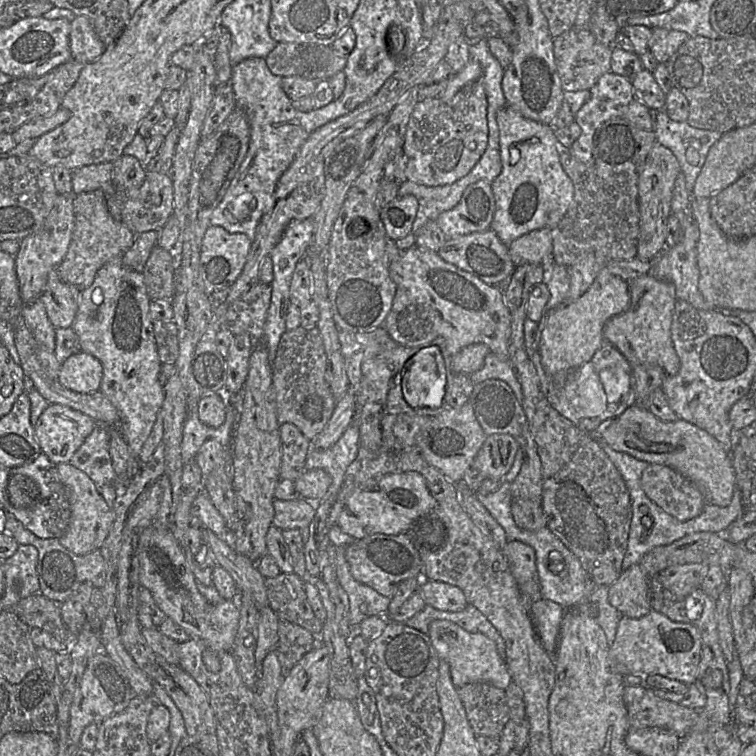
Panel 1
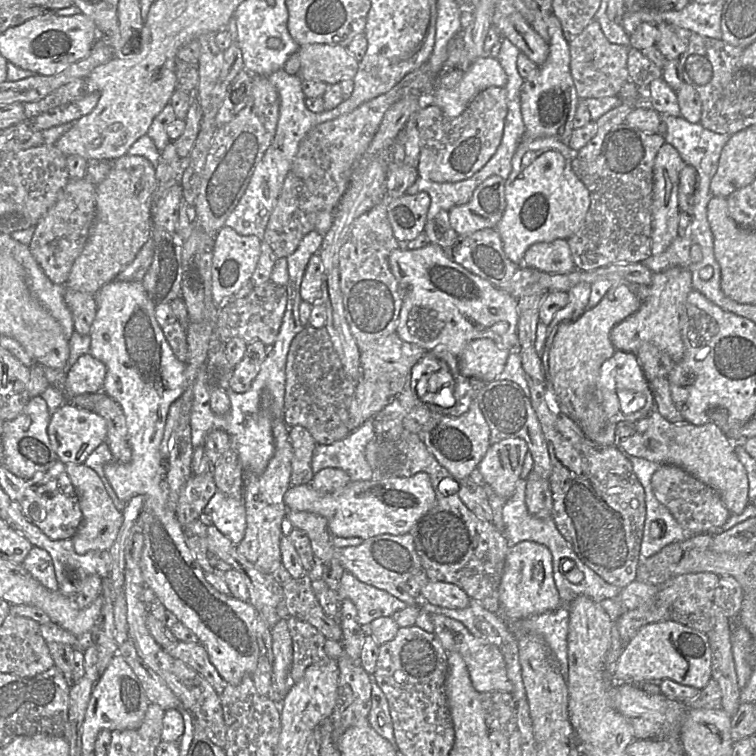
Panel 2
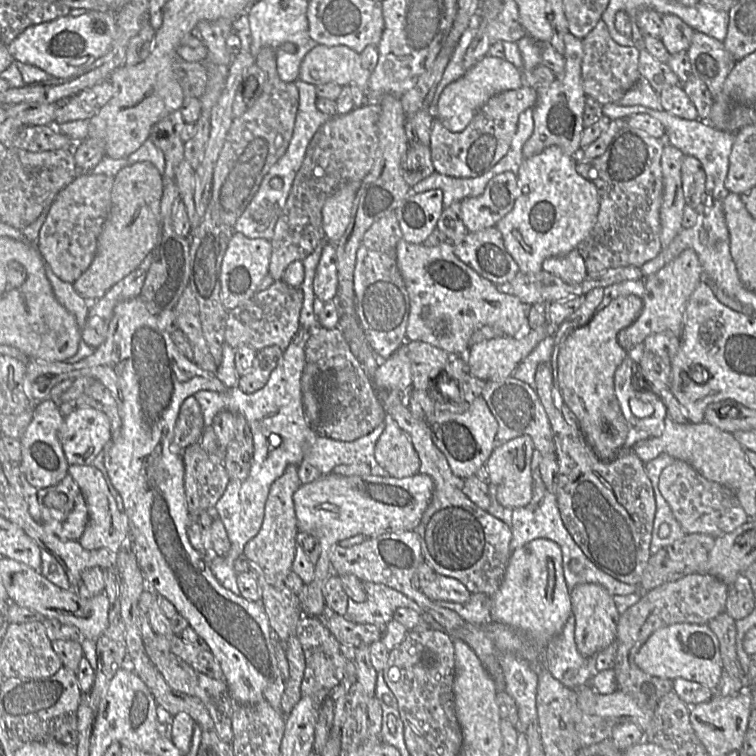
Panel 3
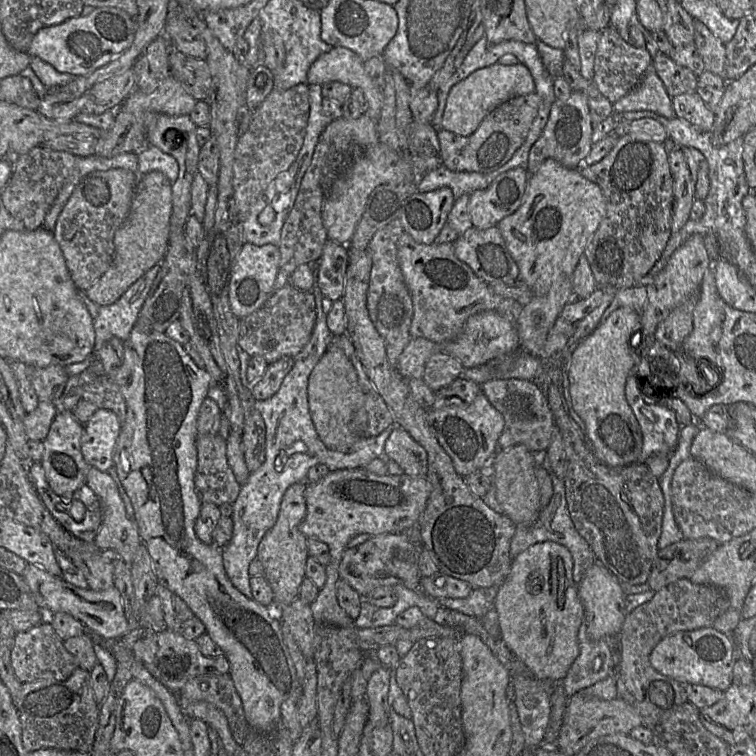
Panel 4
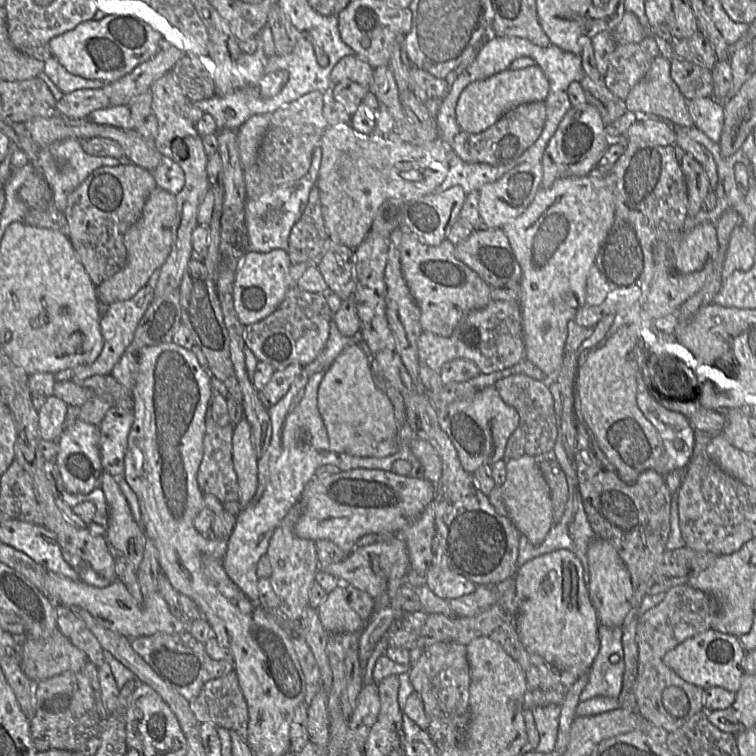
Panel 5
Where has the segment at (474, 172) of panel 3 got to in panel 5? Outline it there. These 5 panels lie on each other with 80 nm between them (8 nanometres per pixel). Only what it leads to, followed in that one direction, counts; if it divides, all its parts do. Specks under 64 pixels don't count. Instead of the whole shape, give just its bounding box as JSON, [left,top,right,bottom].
[449,102,545,165]

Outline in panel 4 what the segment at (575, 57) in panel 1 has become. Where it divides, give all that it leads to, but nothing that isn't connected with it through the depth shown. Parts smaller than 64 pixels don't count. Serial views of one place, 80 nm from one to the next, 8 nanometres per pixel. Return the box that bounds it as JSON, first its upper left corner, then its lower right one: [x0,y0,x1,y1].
[592,27,653,104]

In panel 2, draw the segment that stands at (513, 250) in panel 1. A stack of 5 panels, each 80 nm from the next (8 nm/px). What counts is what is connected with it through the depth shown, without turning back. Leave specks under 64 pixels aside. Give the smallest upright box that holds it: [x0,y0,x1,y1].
[518,239,577,274]

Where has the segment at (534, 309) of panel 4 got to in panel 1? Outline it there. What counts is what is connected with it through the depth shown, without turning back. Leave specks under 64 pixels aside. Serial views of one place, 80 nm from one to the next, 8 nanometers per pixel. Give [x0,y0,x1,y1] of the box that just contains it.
[489,106,574,246]

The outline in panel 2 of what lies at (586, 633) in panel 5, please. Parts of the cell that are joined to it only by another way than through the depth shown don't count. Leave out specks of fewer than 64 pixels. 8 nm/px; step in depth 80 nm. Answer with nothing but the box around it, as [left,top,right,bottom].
[498,541,564,620]

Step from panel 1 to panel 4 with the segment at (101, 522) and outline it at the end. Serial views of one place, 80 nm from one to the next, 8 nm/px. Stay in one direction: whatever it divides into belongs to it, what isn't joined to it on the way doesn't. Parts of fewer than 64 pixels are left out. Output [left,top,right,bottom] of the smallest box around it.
[85,467,142,563]

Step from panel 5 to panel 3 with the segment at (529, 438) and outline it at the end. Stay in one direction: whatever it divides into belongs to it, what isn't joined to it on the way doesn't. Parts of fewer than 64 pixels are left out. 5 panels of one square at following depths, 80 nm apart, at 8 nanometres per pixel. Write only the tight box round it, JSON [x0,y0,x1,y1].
[481,377,554,457]

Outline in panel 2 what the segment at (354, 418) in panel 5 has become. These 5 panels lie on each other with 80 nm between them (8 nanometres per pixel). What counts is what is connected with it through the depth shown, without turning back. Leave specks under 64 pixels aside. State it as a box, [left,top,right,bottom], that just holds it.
[283,229,361,444]

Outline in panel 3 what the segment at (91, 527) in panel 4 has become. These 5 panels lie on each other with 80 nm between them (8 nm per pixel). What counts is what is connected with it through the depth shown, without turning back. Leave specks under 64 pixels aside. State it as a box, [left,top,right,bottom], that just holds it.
[4,464,88,541]

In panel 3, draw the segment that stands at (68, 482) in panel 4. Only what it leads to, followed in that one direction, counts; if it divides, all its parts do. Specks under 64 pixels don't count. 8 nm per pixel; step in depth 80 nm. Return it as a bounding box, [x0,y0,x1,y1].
[19,400,73,488]

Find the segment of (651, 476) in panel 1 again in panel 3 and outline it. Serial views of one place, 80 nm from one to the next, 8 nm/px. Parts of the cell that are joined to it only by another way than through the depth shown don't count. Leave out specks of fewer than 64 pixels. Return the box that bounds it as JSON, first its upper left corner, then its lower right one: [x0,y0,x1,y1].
[658,460,750,538]

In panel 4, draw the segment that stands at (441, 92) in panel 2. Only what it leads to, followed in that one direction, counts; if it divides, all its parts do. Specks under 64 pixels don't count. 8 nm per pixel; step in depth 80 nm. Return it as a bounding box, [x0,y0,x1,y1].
[440,63,536,136]

